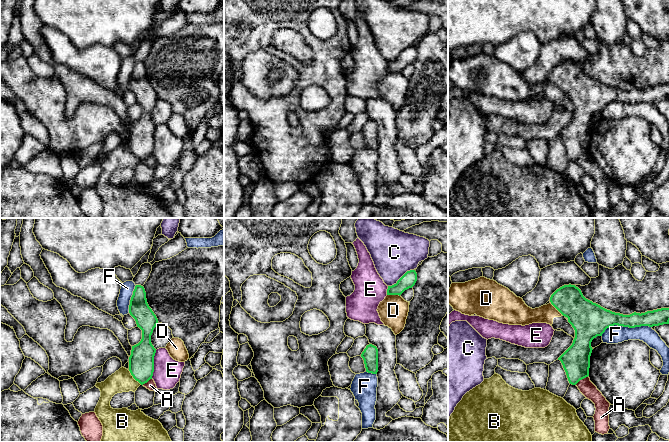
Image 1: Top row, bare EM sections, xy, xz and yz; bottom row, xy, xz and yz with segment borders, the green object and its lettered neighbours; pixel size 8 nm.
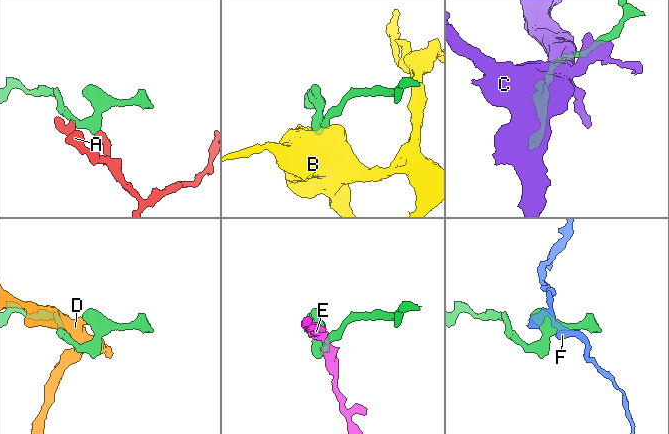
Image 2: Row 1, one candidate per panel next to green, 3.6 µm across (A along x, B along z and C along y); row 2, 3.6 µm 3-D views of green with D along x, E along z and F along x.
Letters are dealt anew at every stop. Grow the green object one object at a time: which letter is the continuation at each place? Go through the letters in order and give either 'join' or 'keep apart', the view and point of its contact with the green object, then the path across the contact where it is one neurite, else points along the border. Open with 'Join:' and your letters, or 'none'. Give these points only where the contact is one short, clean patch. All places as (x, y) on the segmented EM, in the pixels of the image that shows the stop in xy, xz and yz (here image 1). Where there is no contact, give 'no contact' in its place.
Join: none
A: keep apart | yz (581, 379) | along yz (588, 375), (575, 384)
B: keep apart | xy (134, 378)
C: keep apart | xz (400, 278)
D: keep apart | xz (393, 294)
E: keep apart | xy (153, 364)
F: keep apart | yz (625, 326)

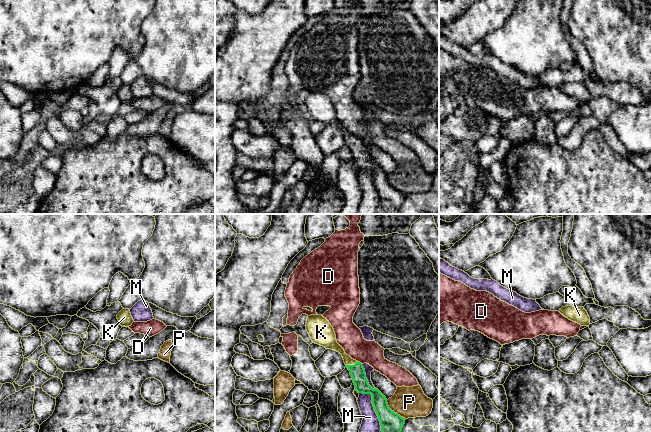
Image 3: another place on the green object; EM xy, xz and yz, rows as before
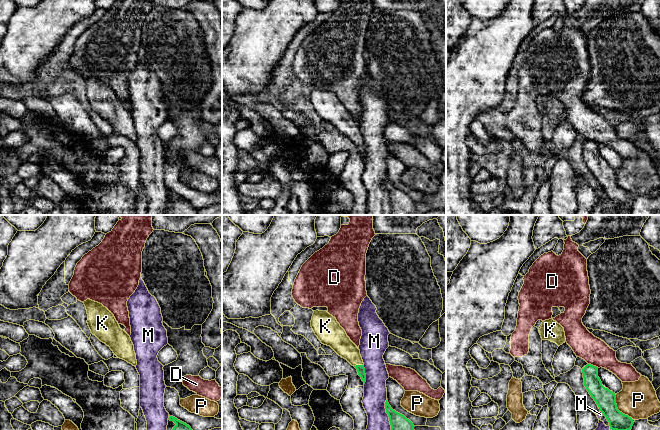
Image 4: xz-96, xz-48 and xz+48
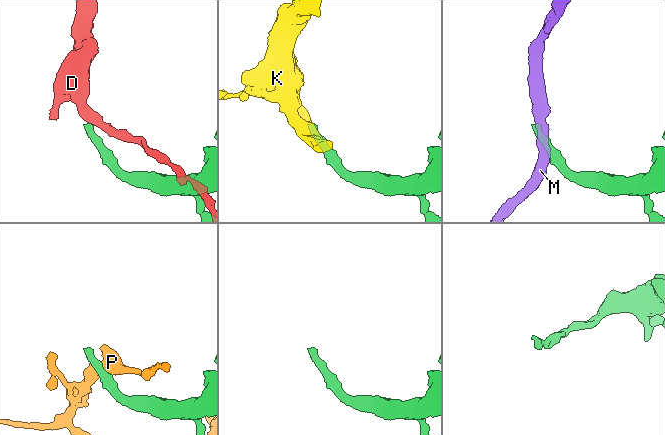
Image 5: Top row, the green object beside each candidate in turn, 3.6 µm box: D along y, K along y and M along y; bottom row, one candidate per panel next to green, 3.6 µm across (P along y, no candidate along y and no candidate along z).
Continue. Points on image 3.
Join: K
D: keep apart | xz (359, 362)
K: join | xz (351, 365) | across xz (357, 371), (351, 365), (346, 357), (330, 342)
M: keep apart | xz (373, 406)
P: keep apart | xz (393, 411)

